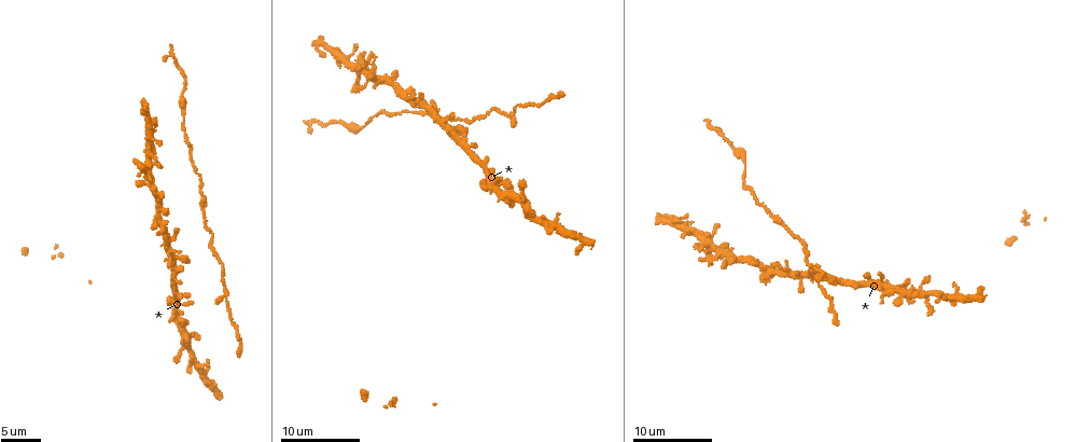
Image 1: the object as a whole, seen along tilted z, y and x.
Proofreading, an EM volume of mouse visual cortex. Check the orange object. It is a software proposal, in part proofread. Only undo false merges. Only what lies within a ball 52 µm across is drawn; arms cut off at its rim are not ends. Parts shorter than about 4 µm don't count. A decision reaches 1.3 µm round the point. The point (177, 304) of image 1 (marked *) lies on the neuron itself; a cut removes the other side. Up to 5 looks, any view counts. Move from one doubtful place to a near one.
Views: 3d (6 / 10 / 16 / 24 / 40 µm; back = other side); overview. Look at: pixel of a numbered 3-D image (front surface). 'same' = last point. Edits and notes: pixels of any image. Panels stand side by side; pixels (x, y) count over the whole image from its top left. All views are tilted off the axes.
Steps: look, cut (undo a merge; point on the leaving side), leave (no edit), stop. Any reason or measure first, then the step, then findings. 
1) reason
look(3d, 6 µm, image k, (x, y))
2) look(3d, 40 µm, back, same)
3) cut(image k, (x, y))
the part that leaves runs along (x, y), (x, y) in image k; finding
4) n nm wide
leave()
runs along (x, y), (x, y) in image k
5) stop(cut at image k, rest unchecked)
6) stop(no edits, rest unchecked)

two arms in line, one across
look(3d, 6 µm, image 1, (174, 258))

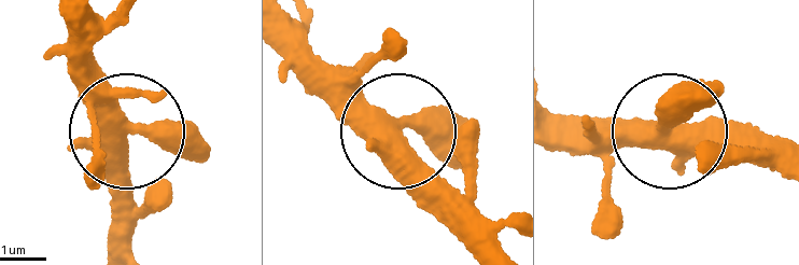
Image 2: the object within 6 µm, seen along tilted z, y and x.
look(3d, 6 µm, back, image 2, (132, 124))

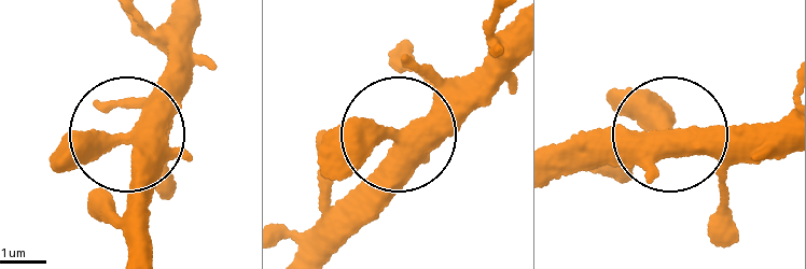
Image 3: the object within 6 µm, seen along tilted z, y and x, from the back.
3 arms
leave()
runs along (304, 243), (330, 202), (428, 125), (474, 67) in image 3; one neuron here

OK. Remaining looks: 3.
look(3d, 16 µm, image 1, (469, 123))

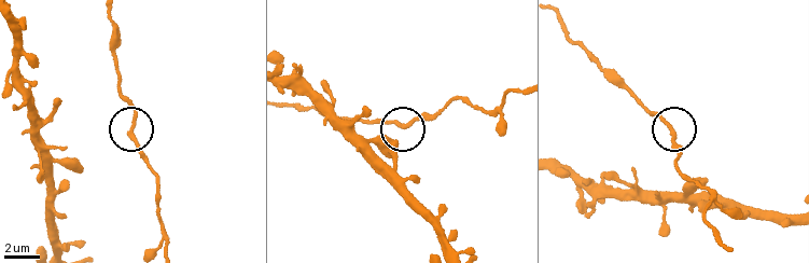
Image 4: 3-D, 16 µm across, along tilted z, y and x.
look(3d, 6 µm, image 4, (673, 136))

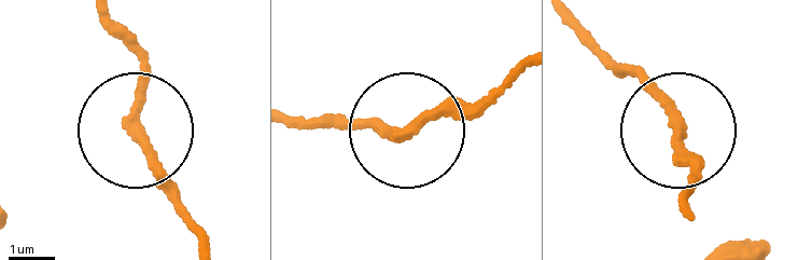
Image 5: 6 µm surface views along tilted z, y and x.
leave()
one neuron here

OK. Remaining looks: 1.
sudden change in width
look(3d, 10 µm, image 1, (734, 150))

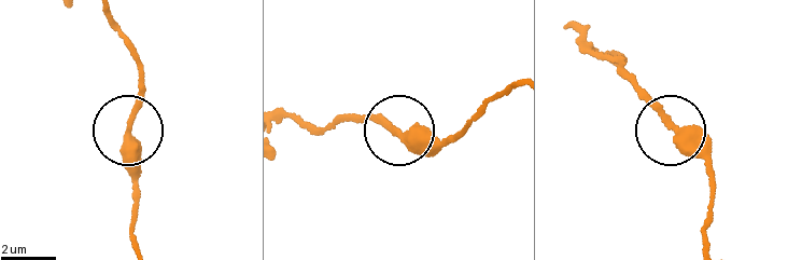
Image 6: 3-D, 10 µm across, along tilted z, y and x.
leave()
continuous, no second neuron

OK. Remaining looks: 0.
stop(no edits, rest unchecked)

